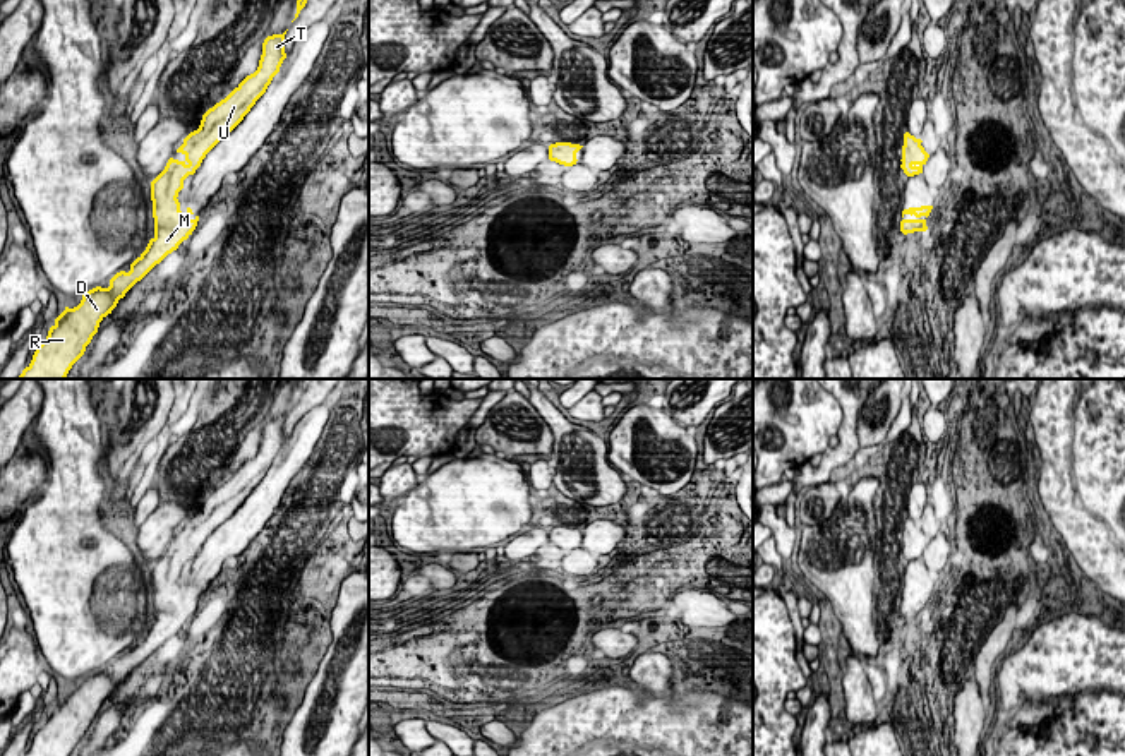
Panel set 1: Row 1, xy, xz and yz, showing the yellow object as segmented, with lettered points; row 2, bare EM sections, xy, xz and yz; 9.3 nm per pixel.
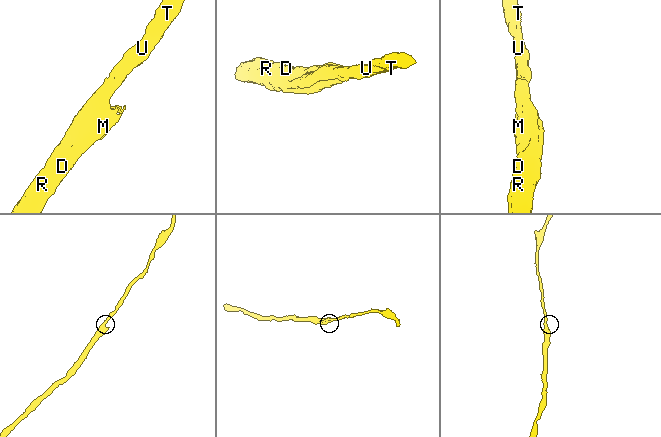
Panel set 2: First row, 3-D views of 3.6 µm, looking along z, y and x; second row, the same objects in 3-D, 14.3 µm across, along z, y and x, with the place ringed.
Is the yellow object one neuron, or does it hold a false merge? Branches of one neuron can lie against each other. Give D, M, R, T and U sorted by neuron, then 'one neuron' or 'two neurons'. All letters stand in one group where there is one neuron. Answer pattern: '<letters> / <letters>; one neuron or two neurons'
D M R T U; one neuron

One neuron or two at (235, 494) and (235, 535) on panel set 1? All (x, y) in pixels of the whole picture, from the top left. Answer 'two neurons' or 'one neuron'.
one neuron

